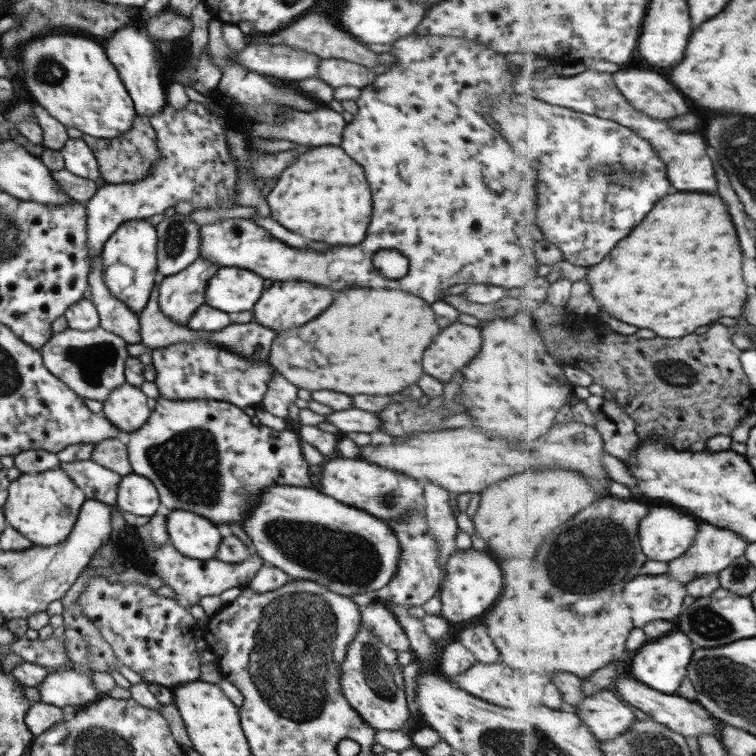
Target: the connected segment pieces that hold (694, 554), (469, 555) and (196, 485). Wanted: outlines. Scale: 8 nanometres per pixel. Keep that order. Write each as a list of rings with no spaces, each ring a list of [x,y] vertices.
[[[702,522],[695,544],[681,558],[668,563],[667,574],[671,575],[673,580],[679,580],[683,584],[693,582],[693,580],[707,575],[717,575],[719,577],[722,570],[729,568],[734,560],[746,554],[749,545],[748,538],[737,534],[734,530],[722,529],[711,523]]]
[[[472,548],[456,549],[445,561],[444,575],[437,593],[441,601],[439,616],[449,624],[481,617],[499,597],[502,590],[501,578],[497,564],[485,552]]]
[[[157,397],[156,405],[150,411],[149,418],[143,426],[129,433],[126,444],[127,456],[133,474],[147,478],[155,487],[161,506],[169,510],[184,510],[200,517],[210,520],[215,526],[223,529],[227,524],[238,524],[242,528],[243,519],[247,516],[247,511],[258,501],[258,494],[268,486],[287,485],[287,486],[309,486],[309,468],[306,460],[302,457],[299,446],[298,434],[286,429],[275,431],[263,425],[253,425],[250,417],[245,415],[238,406],[233,406],[228,402],[217,400],[165,400]]]

